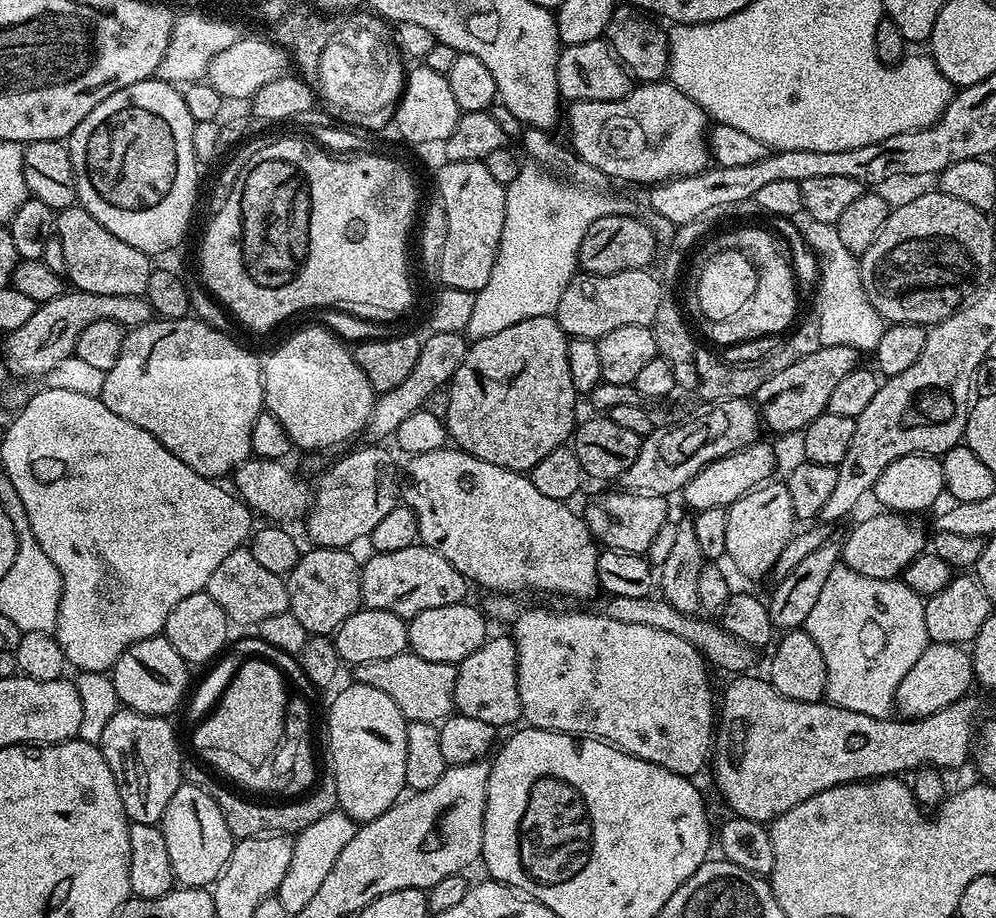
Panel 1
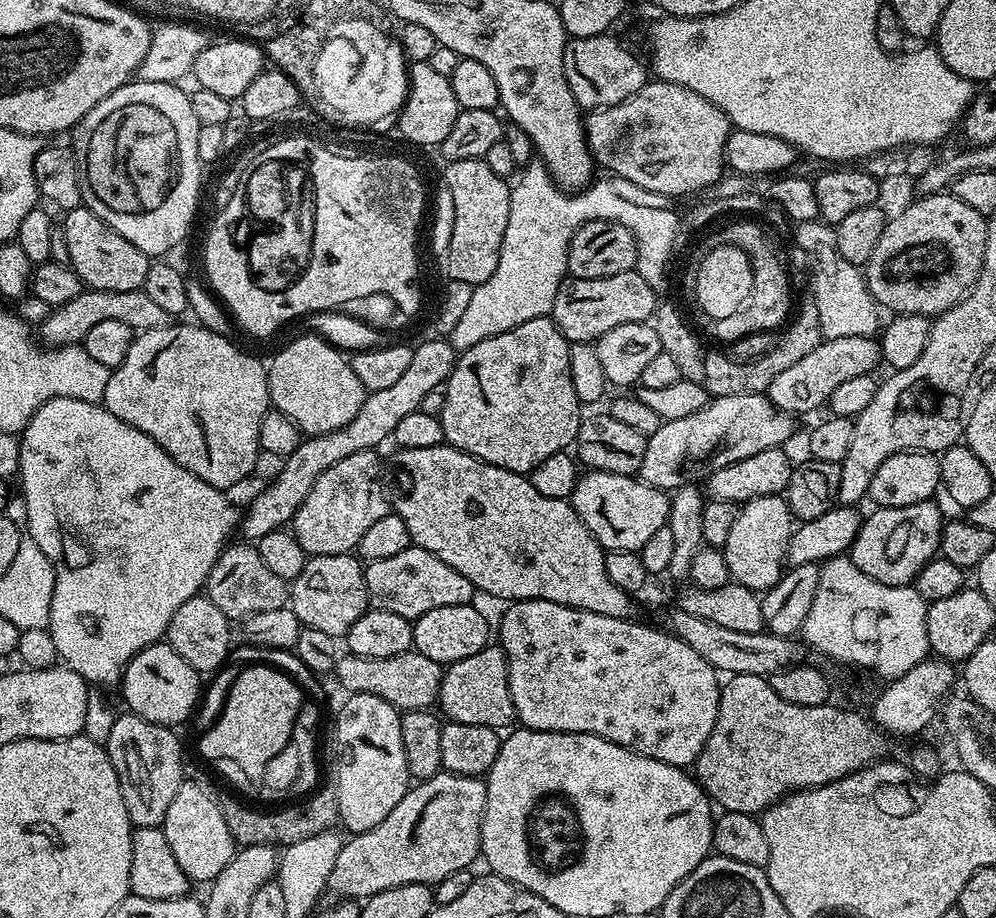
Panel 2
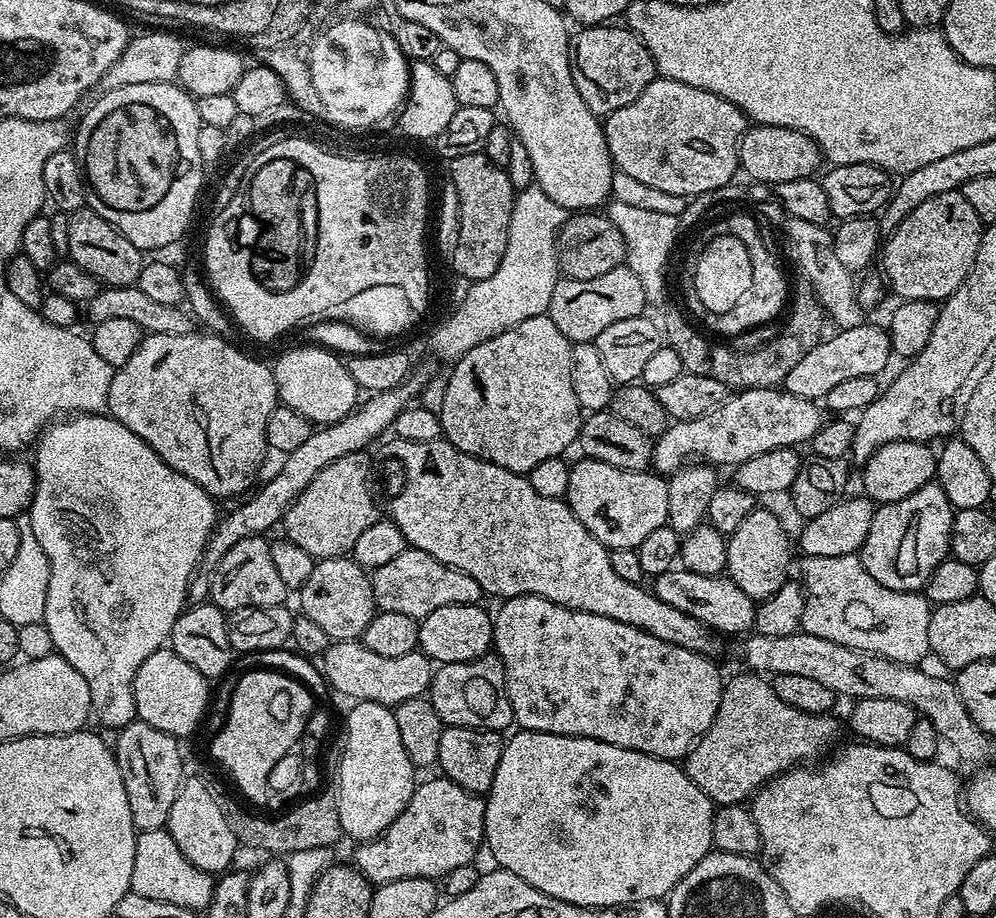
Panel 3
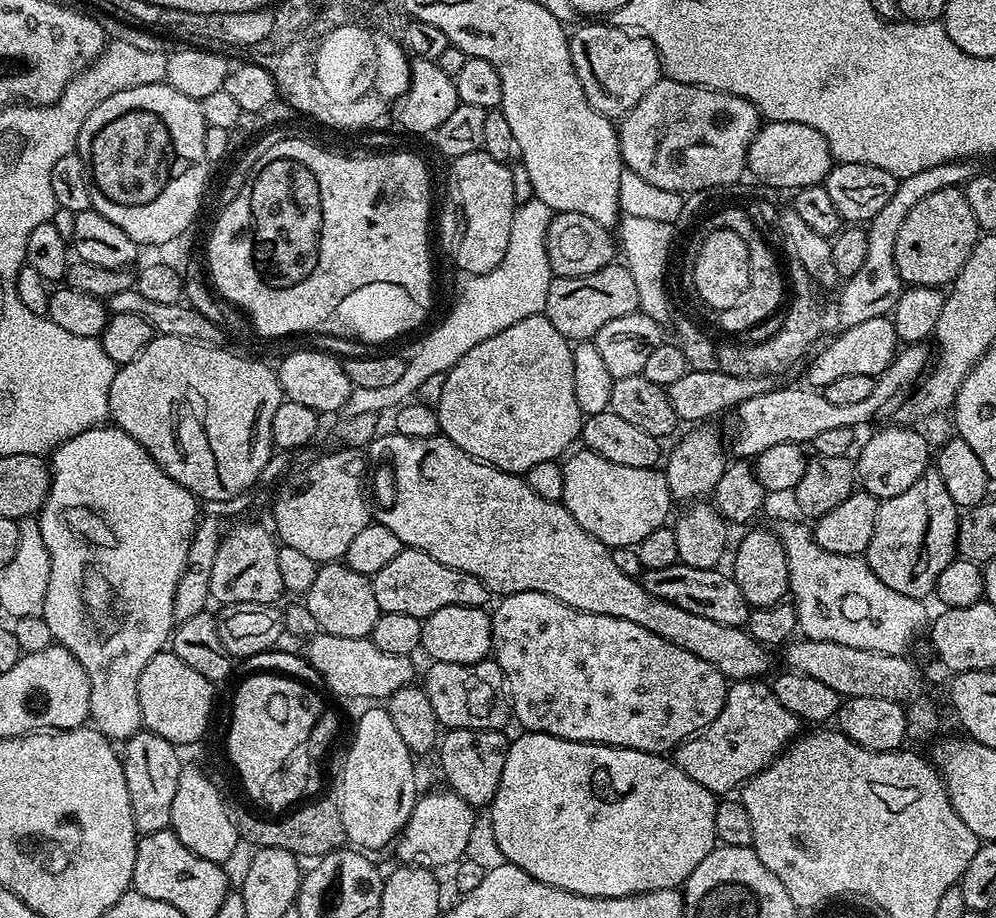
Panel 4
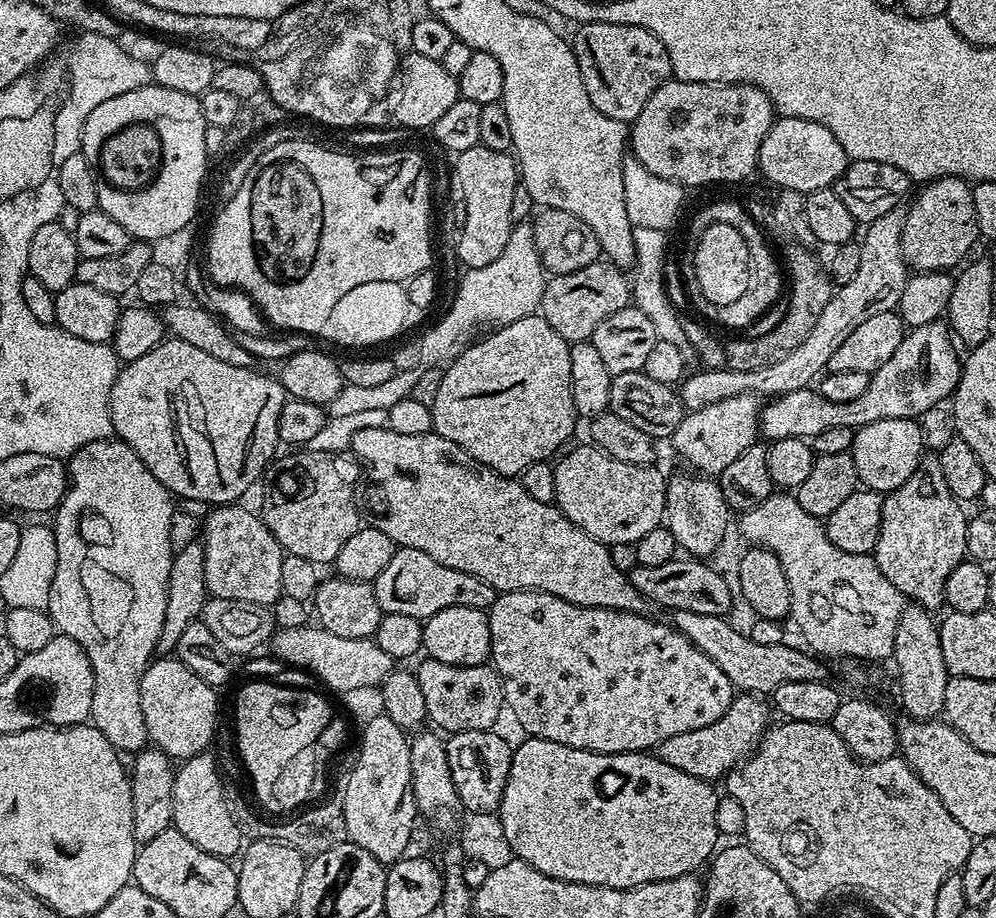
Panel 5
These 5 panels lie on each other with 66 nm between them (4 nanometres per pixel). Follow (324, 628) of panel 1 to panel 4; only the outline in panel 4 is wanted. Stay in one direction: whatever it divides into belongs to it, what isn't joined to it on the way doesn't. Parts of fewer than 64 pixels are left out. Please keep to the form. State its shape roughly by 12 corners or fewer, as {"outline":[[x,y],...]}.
{"outline":[[319,565],[302,603],[319,631],[371,637],[381,613],[371,579]]}

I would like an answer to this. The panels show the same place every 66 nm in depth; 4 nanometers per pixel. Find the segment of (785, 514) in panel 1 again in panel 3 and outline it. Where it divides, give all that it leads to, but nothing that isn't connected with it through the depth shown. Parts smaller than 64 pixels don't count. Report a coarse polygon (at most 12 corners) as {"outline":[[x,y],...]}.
{"outline":[[764,506],[728,537],[726,575],[751,600],[789,583],[792,548]]}

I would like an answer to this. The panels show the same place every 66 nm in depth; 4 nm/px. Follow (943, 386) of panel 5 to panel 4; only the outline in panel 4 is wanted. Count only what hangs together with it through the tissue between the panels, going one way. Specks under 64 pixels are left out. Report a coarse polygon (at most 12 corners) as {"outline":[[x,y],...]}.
{"outline":[[901,347],[862,402],[773,387],[734,409],[730,448],[755,458],[807,445],[837,426],[859,429],[913,391],[930,364]]}

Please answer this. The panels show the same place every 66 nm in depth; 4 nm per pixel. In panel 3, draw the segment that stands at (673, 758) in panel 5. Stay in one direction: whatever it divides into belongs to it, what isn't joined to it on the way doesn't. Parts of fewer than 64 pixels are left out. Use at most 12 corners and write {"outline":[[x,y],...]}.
{"outline":[[751,670],[682,761],[716,806],[823,757],[840,724]]}

